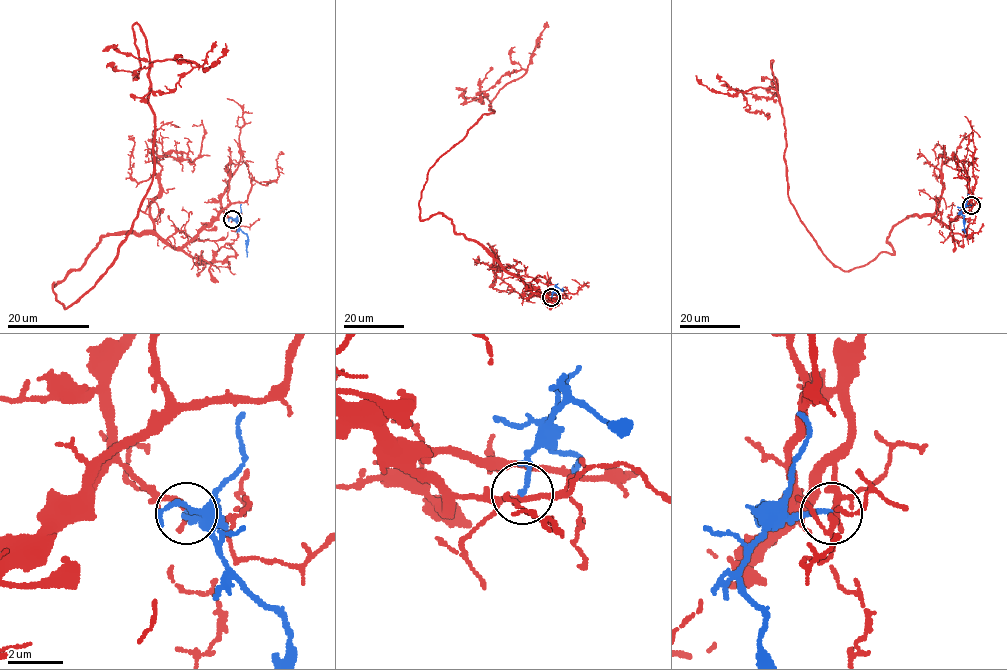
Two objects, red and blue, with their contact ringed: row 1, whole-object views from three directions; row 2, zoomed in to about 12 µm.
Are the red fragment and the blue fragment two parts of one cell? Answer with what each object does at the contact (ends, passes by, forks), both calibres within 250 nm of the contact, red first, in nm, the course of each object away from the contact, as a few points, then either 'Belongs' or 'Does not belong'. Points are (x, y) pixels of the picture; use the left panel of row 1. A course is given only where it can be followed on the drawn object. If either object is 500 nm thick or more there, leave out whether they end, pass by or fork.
At the ring red forks. At the ring blue ends. Thickness 160 nm (red) against 180 nm. Course of red: (232, 219), (181, 247), (107, 234), (56, 299), (94, 285), (152, 181), (149, 67), (197, 67), (130, 94). Course of blue: (232, 219), (248, 238), (247, 256). Does not belong

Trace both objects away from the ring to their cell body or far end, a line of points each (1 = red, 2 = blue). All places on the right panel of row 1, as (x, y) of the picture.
1: (972, 205), (948, 226), (908, 216), (894, 253), (843, 271), (788, 197), (778, 93), (744, 93), (769, 113)
2: (971, 205), (961, 211), (965, 232)

